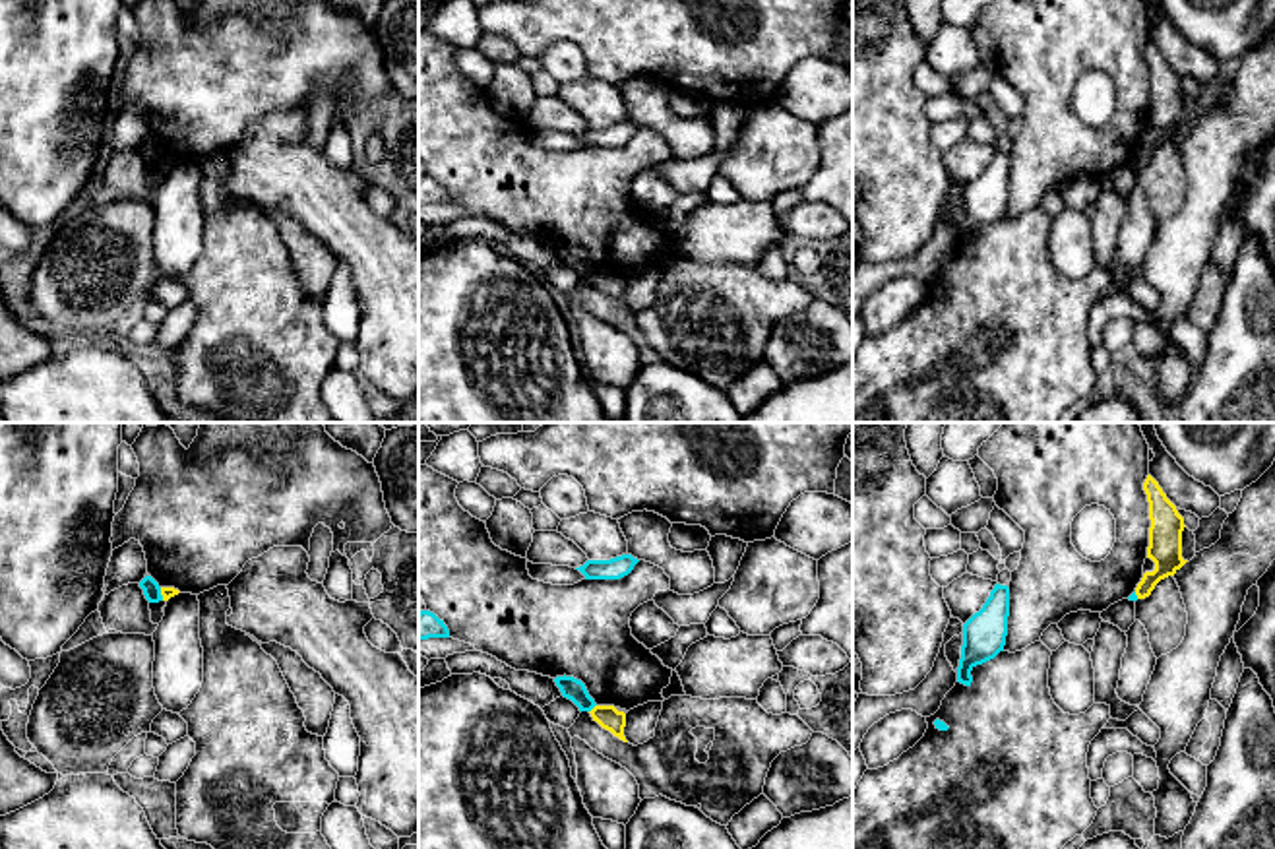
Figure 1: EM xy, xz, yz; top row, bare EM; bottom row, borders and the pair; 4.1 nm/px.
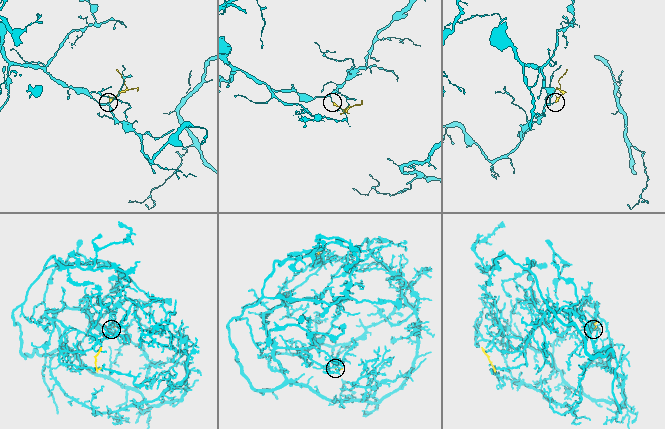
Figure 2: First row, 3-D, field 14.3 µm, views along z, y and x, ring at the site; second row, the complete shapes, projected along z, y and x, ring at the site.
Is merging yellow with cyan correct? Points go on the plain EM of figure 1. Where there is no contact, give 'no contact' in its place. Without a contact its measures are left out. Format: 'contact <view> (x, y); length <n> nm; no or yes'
contact xz (593, 274); length 50 nm; no

